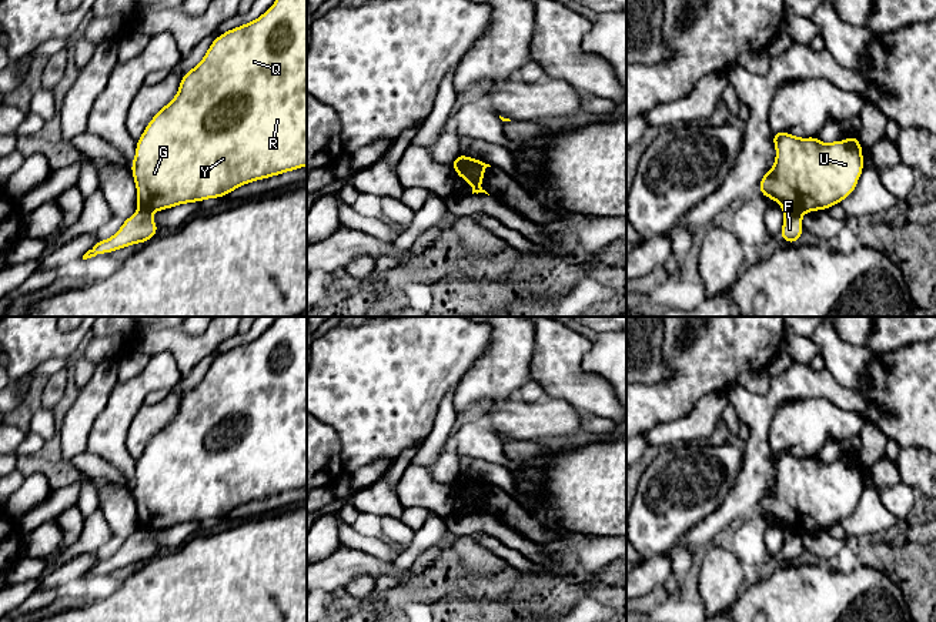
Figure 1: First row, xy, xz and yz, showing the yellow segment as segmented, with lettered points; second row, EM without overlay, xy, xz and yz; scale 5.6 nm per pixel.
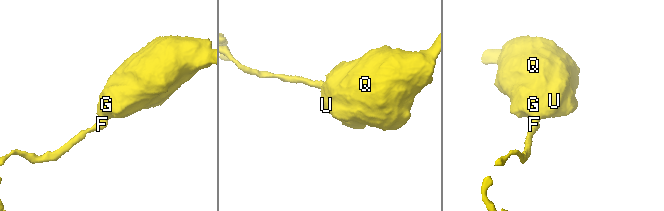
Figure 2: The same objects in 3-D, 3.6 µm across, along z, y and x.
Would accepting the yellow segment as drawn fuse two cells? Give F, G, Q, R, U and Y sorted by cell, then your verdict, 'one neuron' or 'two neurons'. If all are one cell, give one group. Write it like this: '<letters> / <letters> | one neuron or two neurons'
F / G Q R U Y | two neurons

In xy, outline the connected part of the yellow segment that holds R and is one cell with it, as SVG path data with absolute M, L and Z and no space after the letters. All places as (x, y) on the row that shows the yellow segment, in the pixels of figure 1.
M275 0L257 20L220 34L204 58L181 76L176 97L137 140L130 168L141 211L220 198L235 188L307 165L307 0Z

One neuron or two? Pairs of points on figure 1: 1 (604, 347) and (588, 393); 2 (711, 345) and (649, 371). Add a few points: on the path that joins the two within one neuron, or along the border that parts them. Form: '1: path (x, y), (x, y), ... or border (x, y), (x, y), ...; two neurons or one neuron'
1: border (591, 340), (581, 367), (611, 387); two neurons
2: border (665, 331), (661, 360), (672, 375), (642, 384); two neurons

